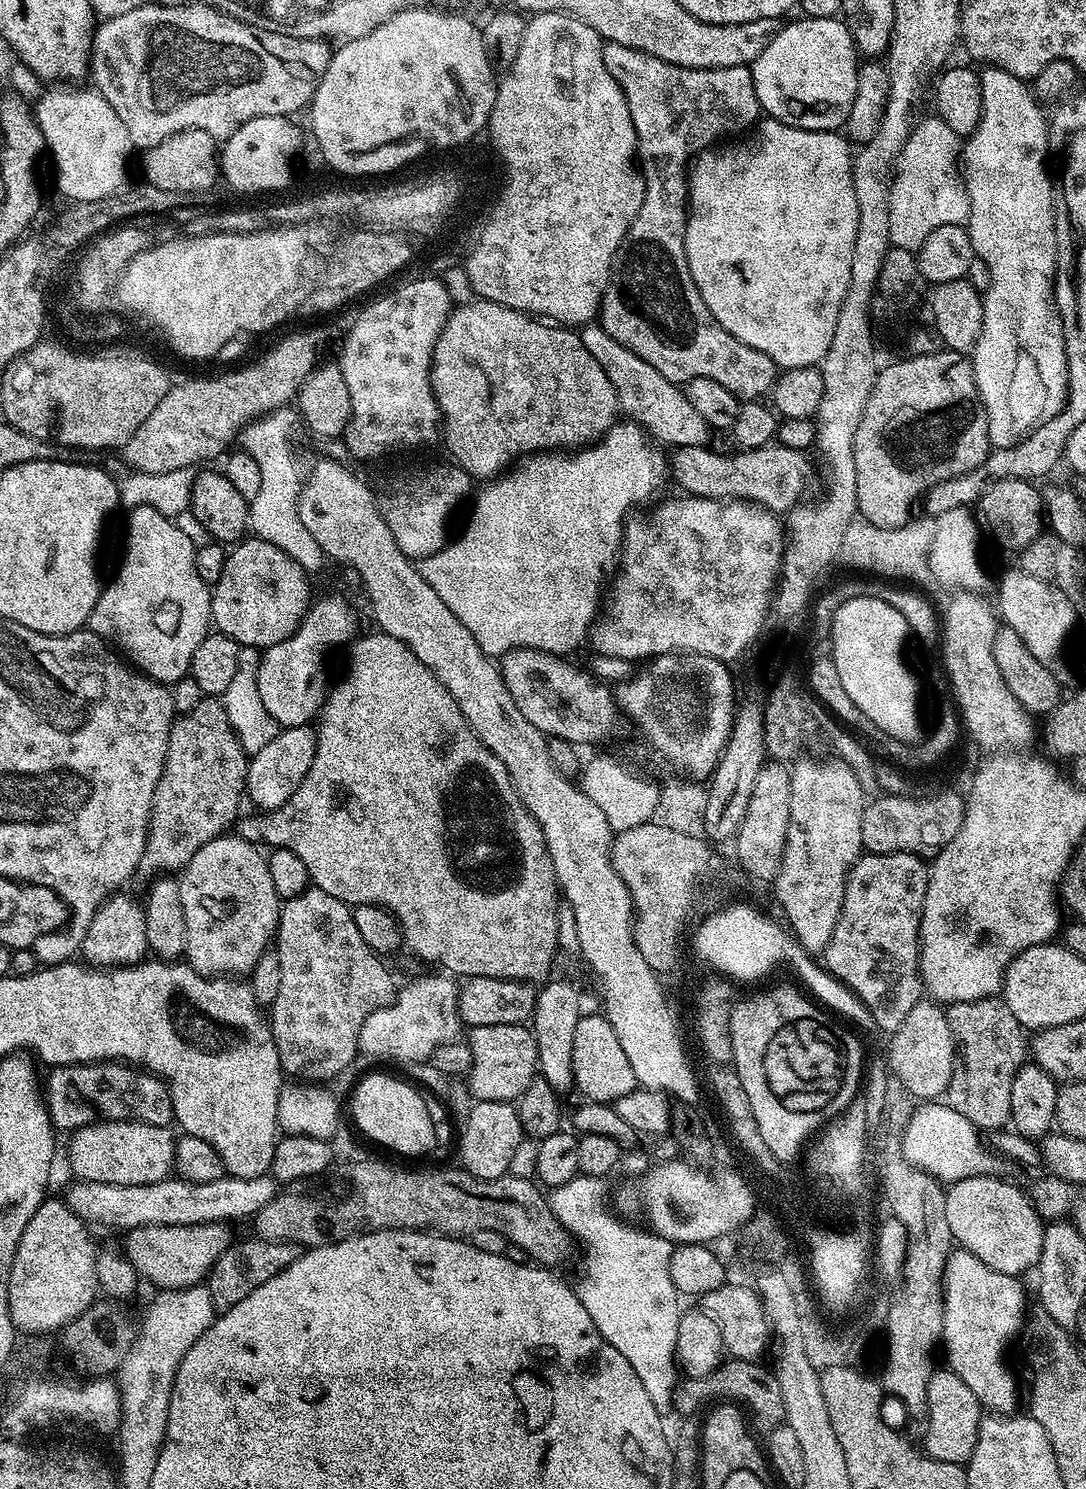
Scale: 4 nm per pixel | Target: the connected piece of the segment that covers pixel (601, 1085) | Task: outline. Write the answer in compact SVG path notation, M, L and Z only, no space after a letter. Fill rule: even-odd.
M584 1014L575 1027L573 1078L575 1091L580 1091L584 1095L581 1097L593 1104L612 1104L638 1086L630 1061L626 1059L626 1053L618 1043L618 1034L614 1034L614 1026L610 1026L603 1014Z

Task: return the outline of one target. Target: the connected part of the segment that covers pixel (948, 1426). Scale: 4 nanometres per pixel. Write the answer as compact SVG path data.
M951 1370L933 1371L928 1383L928 1433L924 1436L922 1448L933 1460L954 1462L964 1466L972 1457L976 1445L976 1435L980 1429L982 1419L982 1405L980 1399L954 1374Z

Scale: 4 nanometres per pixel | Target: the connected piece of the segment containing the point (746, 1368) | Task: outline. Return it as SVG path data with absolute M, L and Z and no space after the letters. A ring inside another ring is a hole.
M728 1358L709 1376L693 1376L685 1379L676 1390L675 1411L677 1413L679 1411L696 1412L711 1396L724 1396L720 1398L727 1398L729 1401L739 1402L741 1405L748 1404L749 1409L747 1408L747 1411L749 1413L752 1411L765 1424L765 1429L775 1428L784 1419L782 1390L776 1381L775 1371L768 1369L767 1372L762 1365L763 1363L755 1360L733 1360Z

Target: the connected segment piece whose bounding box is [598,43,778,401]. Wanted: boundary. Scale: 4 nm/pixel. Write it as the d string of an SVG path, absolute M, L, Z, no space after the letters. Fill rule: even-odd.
M605 43L602 50L602 62L606 62L606 70L610 70L630 106L630 118L636 131L638 167L644 177L644 197L630 230L620 243L620 251L616 253L612 279L600 304L598 323L604 327L606 334L610 334L610 338L622 342L626 350L634 350L642 362L650 362L650 366L654 366L658 374L666 374L666 378L677 382L711 378L743 401L765 397L776 382L776 364L762 351L734 338L717 322L714 314L710 314L690 274L684 249L684 231L689 213L688 169L693 159L705 148L751 129L761 119L762 109L754 90L751 67L746 64L725 68L674 66L670 62L662 62L662 58L654 54L609 43Z

